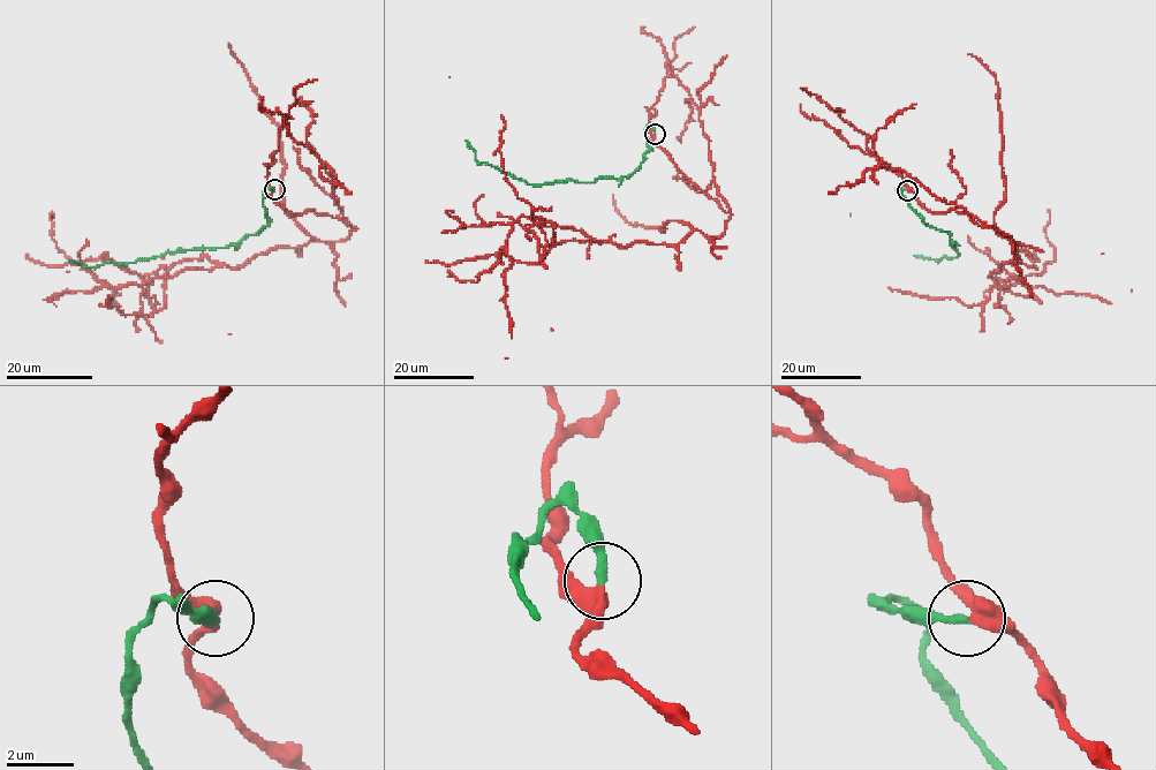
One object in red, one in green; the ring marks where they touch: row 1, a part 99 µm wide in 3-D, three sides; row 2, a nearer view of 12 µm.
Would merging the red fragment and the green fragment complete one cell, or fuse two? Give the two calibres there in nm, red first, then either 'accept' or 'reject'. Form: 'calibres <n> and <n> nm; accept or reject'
calibres 380 and 240 nm; accept

